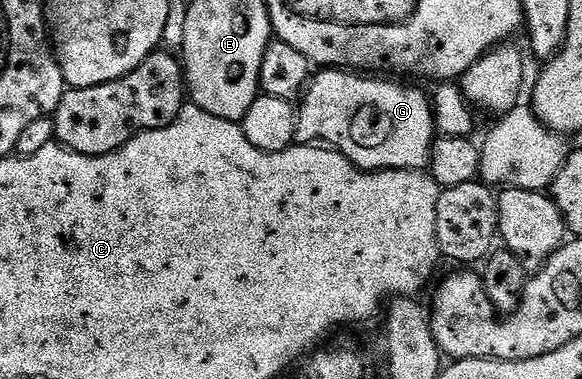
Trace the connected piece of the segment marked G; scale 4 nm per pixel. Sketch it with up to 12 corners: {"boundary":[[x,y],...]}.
{"boundary":[[323,68],[296,143],[360,170],[428,169],[428,91]]}

